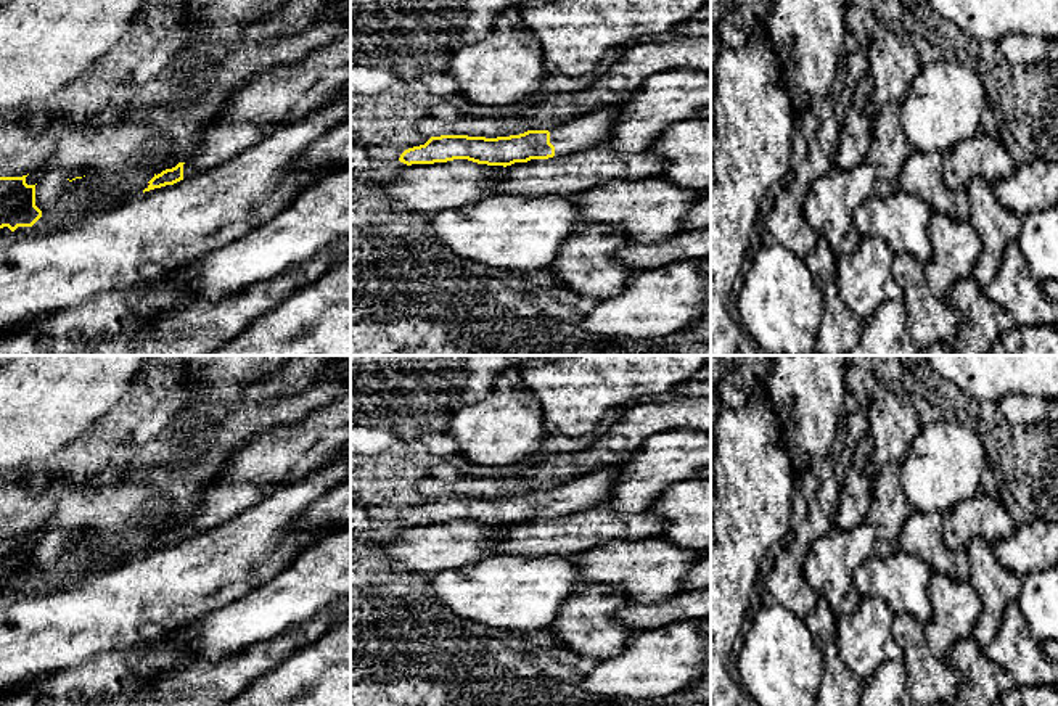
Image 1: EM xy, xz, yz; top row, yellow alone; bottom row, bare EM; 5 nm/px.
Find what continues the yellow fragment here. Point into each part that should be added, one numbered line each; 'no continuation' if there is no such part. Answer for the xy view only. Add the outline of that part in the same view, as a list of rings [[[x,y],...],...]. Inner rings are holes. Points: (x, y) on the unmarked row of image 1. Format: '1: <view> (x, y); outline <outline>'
1: xy (280, 455); outline [[[351,391],[307,418],[256,433],[204,482],[183,539],[254,507],[277,487],[336,460],[351,445]]]

